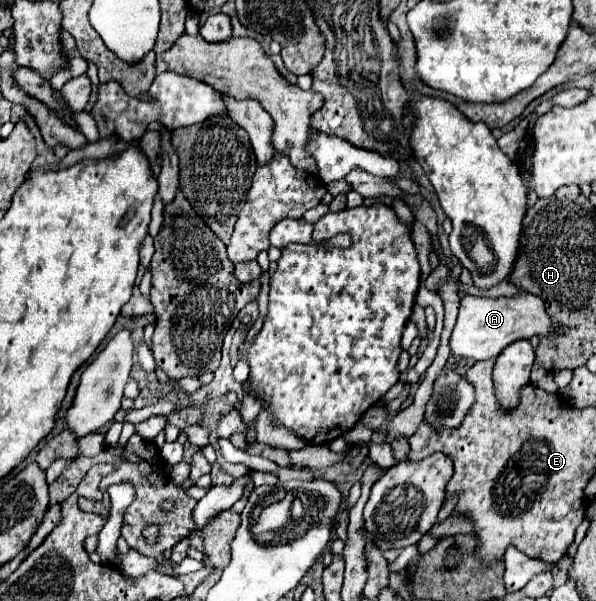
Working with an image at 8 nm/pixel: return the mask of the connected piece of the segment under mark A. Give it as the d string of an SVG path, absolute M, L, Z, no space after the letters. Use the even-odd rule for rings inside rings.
M518 295L518 297L462 297L460 299L460 313L456 327L452 331L450 349L458 357L472 357L480 359L496 359L504 347L518 339L532 339L532 337L550 337L556 333L554 321L548 317L544 309L544 301L536 295Z

